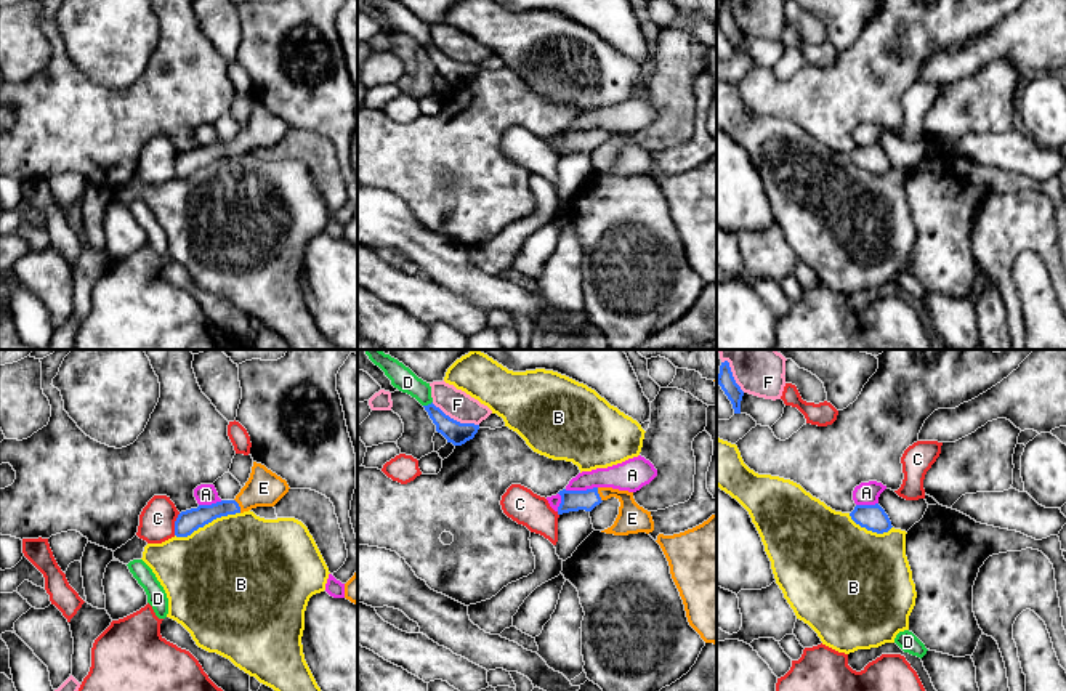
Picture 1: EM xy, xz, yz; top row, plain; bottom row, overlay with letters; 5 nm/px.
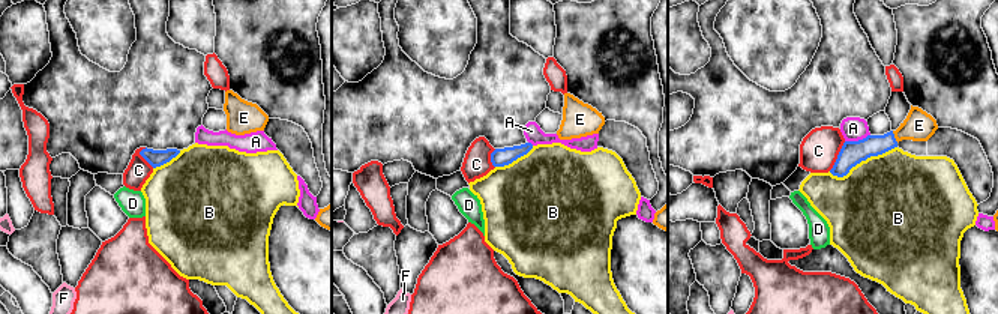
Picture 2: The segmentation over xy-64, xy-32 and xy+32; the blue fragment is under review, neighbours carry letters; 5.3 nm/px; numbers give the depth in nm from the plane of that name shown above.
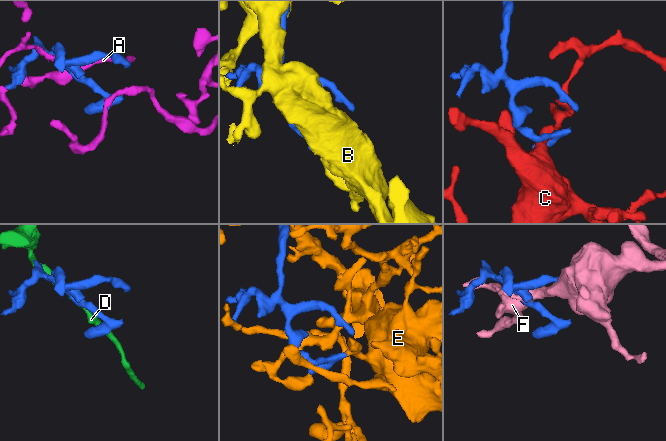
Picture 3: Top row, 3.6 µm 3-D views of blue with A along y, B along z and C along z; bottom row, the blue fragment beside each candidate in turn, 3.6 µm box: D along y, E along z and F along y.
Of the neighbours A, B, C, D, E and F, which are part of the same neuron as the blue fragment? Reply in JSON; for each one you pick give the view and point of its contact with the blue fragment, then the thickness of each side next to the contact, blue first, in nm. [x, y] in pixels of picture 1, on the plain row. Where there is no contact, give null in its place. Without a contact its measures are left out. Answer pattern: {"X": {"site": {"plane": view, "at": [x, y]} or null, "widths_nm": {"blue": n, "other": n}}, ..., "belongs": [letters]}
{"E": {"site": {"plane": "xy", "at": [238, 146]}, "widths_nm": {"blue": 110, "other": 180}}, "belongs": ["E"]}

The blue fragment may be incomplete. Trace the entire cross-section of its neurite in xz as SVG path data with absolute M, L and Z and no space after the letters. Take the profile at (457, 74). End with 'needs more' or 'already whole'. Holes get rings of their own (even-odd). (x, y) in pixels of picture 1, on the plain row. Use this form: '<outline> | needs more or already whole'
M433 43L423 48L436 66L436 72L441 74L447 80L447 83L452 83L454 87L462 87L466 82L473 80L479 71L479 66L460 64L450 59Z | already whole

